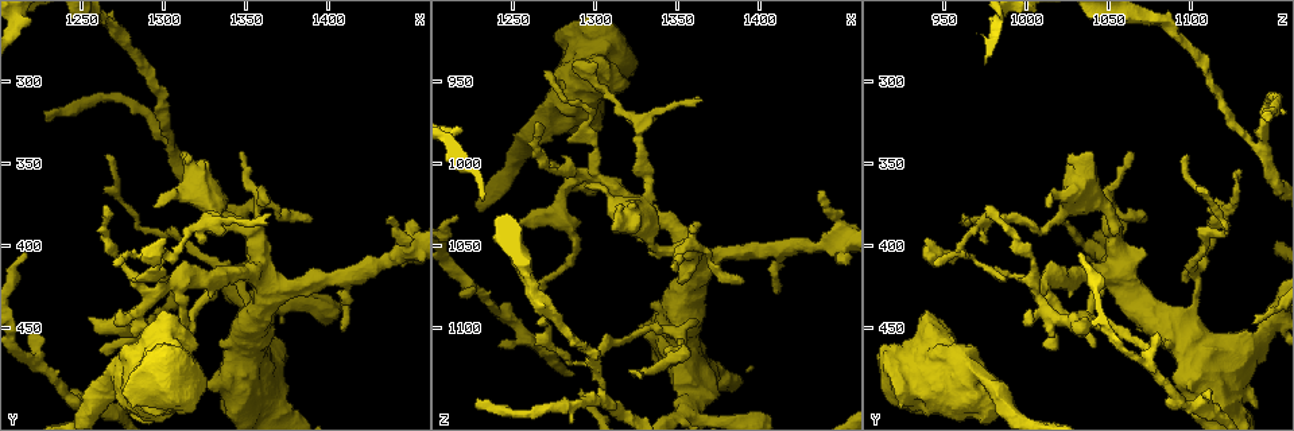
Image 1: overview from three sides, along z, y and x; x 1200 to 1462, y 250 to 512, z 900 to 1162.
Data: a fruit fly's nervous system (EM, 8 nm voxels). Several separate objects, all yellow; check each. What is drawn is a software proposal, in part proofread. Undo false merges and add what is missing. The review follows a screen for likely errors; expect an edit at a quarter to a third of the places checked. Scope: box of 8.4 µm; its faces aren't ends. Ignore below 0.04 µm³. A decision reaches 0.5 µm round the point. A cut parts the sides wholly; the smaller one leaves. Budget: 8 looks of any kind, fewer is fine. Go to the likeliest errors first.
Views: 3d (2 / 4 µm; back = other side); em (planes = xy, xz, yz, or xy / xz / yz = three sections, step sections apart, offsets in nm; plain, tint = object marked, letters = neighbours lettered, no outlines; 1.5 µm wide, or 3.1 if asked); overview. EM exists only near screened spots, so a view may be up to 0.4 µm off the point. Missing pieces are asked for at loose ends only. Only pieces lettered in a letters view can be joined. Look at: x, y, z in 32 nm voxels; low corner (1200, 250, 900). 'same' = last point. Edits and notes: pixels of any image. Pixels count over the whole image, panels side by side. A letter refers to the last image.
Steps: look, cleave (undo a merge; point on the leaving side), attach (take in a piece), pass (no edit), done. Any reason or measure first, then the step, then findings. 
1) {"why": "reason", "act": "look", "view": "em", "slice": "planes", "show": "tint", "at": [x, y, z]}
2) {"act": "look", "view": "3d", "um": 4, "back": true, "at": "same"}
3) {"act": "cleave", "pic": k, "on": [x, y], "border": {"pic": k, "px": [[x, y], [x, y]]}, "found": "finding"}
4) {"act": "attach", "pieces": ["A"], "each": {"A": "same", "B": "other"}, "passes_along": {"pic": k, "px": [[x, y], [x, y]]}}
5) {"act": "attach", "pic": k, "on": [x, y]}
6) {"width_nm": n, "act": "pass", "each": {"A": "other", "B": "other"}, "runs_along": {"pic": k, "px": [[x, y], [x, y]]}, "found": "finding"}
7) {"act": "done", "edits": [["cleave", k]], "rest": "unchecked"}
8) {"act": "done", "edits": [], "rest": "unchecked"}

{"why": "end of a long branch", "act": "look", "view": "em", "slice": "yz", "step": 8, "show": "letters", "at": [1228, 326, 1146]}

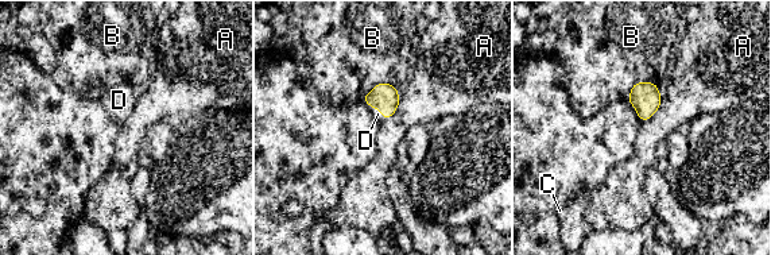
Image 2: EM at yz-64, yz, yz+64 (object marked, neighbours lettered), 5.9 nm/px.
{"longest_contact_nm": ["B", 220], "act": "attach", "pieces": ["D"], "each": {"A": "other", "B": "other", "C": "other", "D": "same"}, "found": "the neuron continues"}

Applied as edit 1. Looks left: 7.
{"act": "look", "view": "overview"}

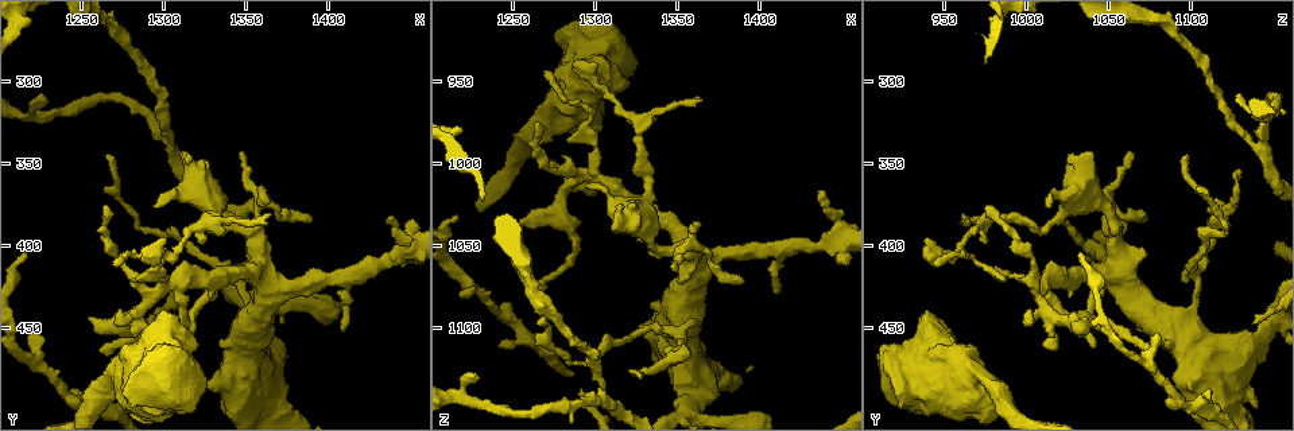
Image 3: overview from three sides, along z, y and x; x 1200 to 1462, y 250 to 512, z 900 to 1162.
{"why": "branch stops here", "act": "look", "view": "em", "slice": "planes", "show": "letters", "at": [1220, 454, 1080]}

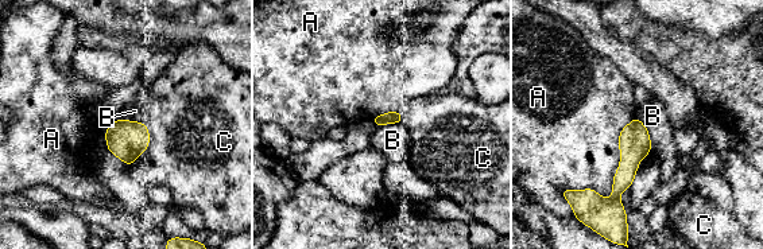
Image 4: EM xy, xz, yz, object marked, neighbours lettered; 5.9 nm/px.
{"act": "pass", "each": {"A": "other", "B": "other", "C": "other"}, "runs_along": {"pic": 4, "px": [[636, 123], [628, 168], [614, 199]]}, "found": "none of them fits"}

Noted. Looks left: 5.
{"why": "an open end", "act": "look", "view": "3d", "um": 2, "at": [1362, 374, 1038]}

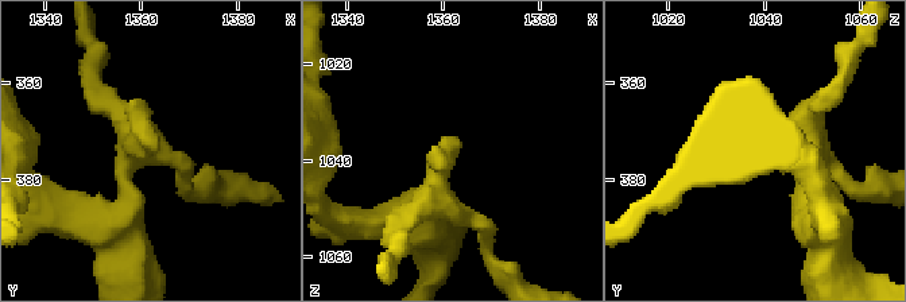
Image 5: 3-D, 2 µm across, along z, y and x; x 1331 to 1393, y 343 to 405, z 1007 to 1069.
{"act": "look", "view": "em", "slice": "planes", "show": "plain", "at": [1362, 373, 1035]}

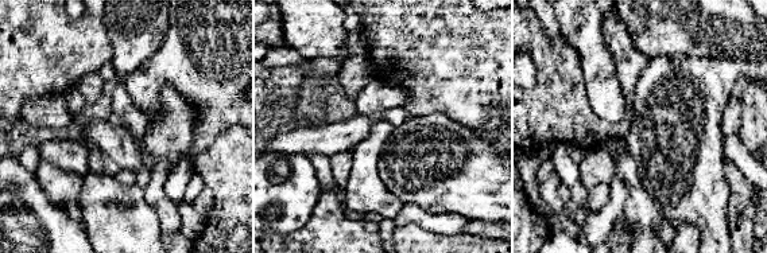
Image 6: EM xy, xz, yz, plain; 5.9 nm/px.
{"why": "see the neighbours", "act": "look", "view": "em", "slice": "planes", "show": "letters", "at": "same"}

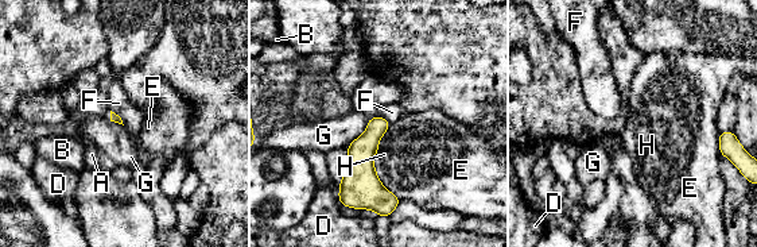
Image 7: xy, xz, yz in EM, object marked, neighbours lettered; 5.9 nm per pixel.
{"act": "pass", "each": {"A": "other", "B": "other", "D": "other", "E": "other", "F": "other", "G": "other", "H": "other"}, "found": "none of them fits"}

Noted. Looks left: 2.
{"act": "done", "edits": [["attach", 2]], "rest": "unchecked"}

